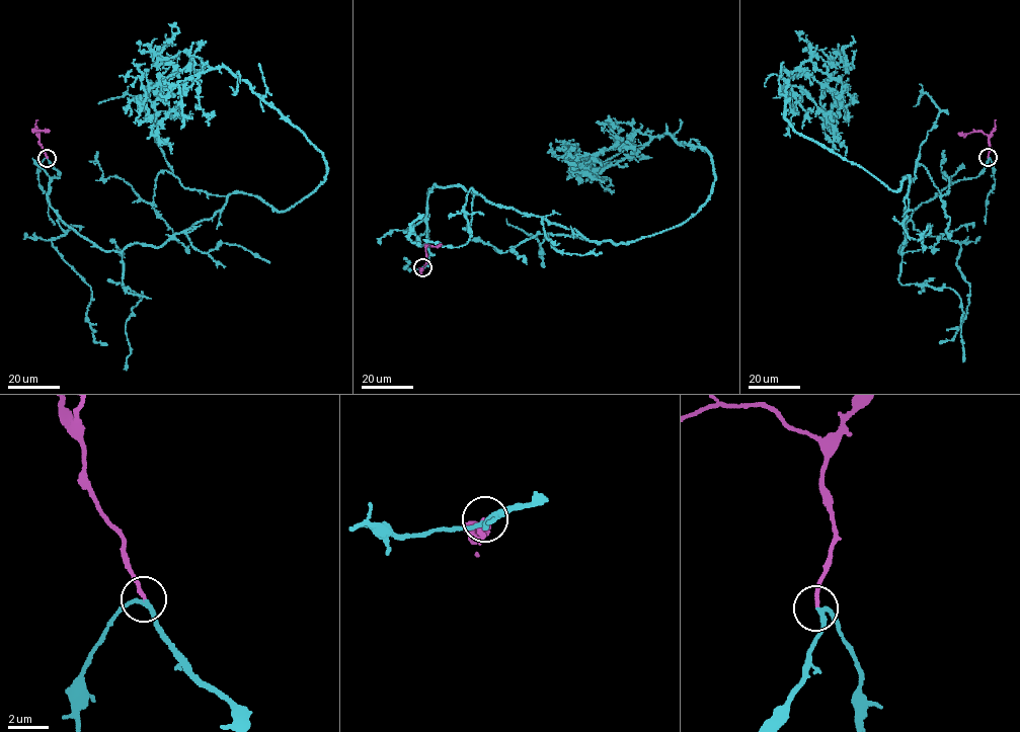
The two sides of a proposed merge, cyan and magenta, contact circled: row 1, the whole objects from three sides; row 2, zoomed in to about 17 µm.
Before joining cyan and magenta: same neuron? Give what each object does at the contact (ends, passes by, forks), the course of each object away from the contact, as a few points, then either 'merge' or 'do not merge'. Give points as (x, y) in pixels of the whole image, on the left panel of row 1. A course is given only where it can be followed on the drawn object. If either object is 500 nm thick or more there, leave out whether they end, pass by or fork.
cyan passes by; magenta ends; course cyan (47, 157), (49, 205), (108, 251), (322, 183), (228, 70), (143, 103), (135, 59); course magenta (47, 157), (37, 130), (33, 130), (50, 131); merge

